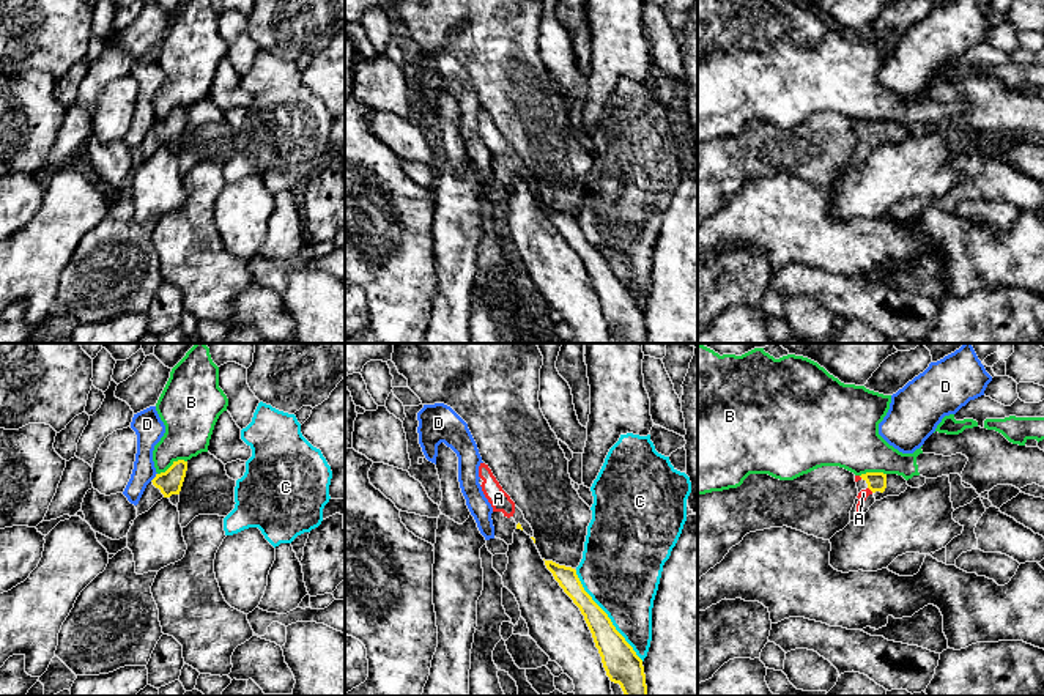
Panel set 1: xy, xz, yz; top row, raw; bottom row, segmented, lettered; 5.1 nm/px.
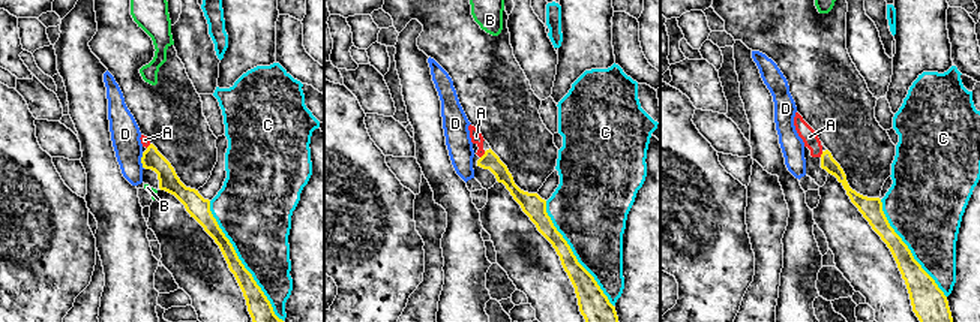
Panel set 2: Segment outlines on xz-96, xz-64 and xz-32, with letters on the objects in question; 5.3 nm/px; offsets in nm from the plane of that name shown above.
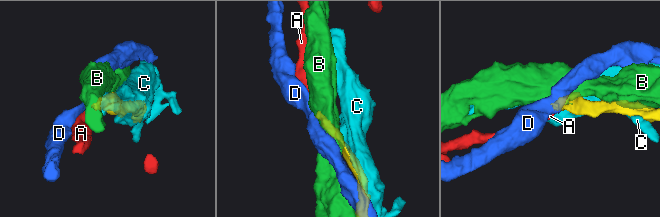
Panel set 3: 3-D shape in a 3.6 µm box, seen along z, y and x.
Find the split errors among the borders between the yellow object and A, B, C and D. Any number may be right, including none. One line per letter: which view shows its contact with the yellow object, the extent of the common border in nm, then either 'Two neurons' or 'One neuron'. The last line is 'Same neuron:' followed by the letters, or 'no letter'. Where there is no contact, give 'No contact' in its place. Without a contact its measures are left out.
A: Touches yellow in yz. Shared border 40 nm. One neuron
B: Touches yellow in xy. Shared border 170 nm. Two neurons
C: Touches yellow in xz. Shared border 600 nm. Two neurons
D: Touches yellow in xy. Shared border 60 nm. Two neurons
Same neuron: A

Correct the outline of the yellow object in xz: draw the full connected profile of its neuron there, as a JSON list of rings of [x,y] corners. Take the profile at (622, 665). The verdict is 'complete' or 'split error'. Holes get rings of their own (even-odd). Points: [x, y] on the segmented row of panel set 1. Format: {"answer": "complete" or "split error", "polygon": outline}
{"answer": "complete", "polygon": [[[553,561],[545,565],[584,616],[609,680],[619,683],[625,696],[647,696],[642,660],[584,590],[576,570]]]}

